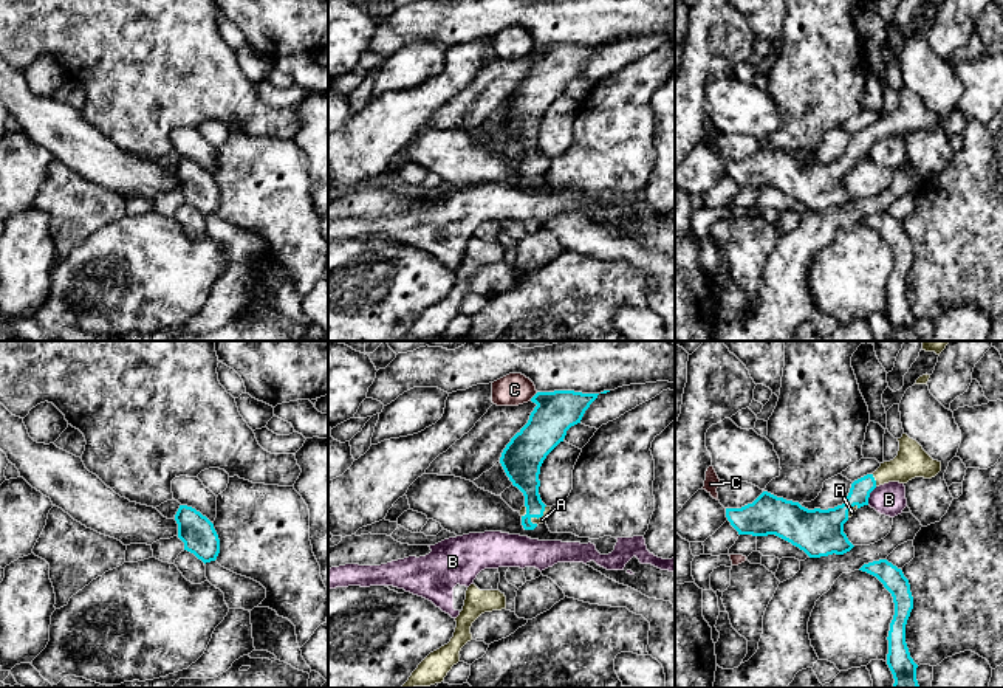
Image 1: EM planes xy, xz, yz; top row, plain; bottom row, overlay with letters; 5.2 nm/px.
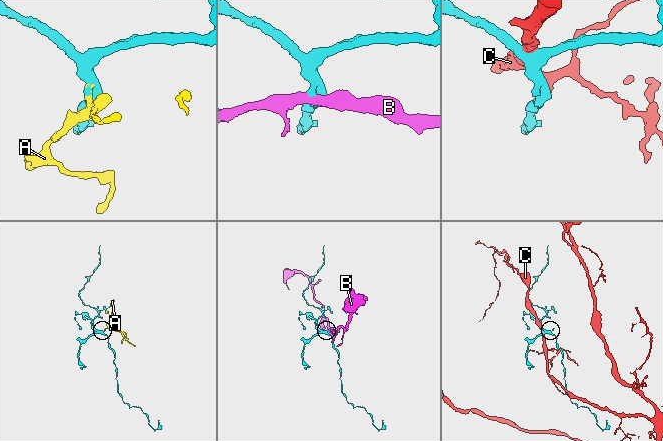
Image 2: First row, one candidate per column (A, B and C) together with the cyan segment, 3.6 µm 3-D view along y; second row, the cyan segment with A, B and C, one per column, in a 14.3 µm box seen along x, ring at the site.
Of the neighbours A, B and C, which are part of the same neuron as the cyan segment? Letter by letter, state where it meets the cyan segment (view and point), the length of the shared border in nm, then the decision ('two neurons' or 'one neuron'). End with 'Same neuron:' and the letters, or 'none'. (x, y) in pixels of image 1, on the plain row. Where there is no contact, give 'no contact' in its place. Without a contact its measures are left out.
A: meets cyan in xz at (539, 169); contact 120 nm long; one neuron
B: meets cyan in yz at (869, 149); contact 110 nm long; two neurons
C: meets cyan in xz at (533, 50); contact 60 nm long; two neurons
Same neuron: A

